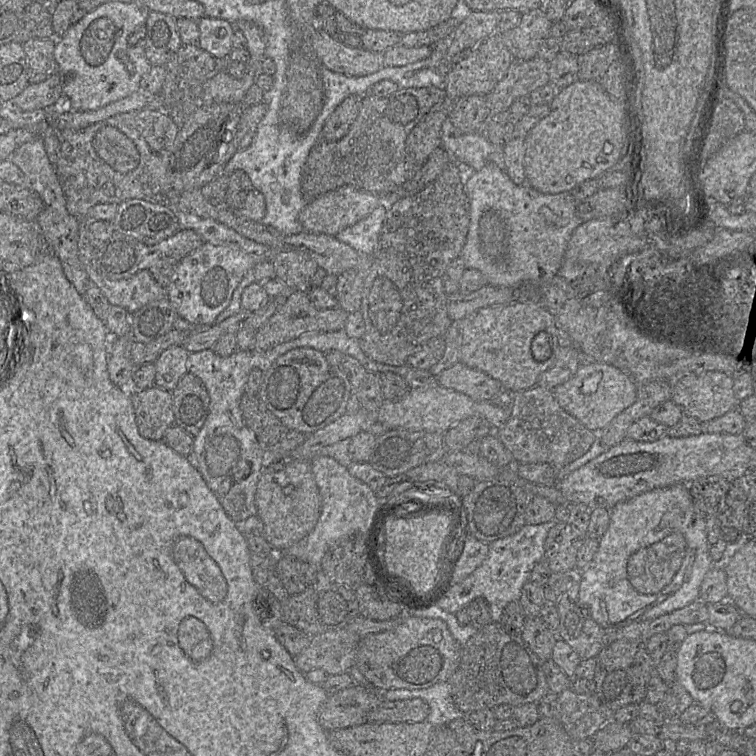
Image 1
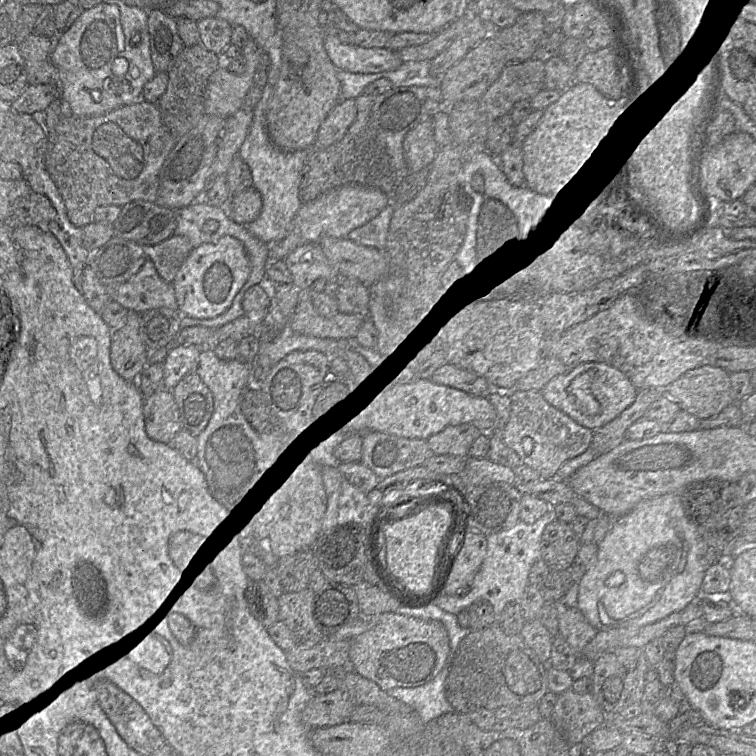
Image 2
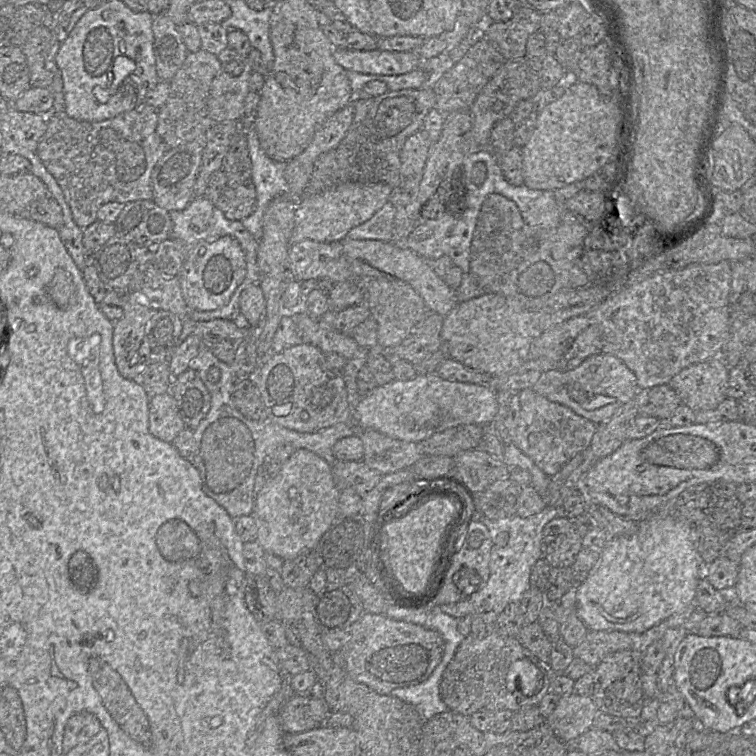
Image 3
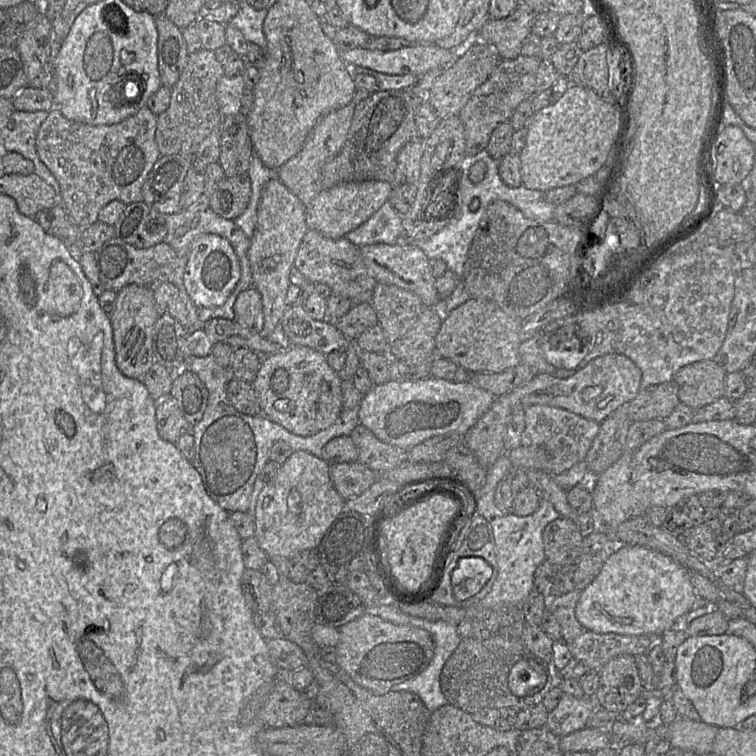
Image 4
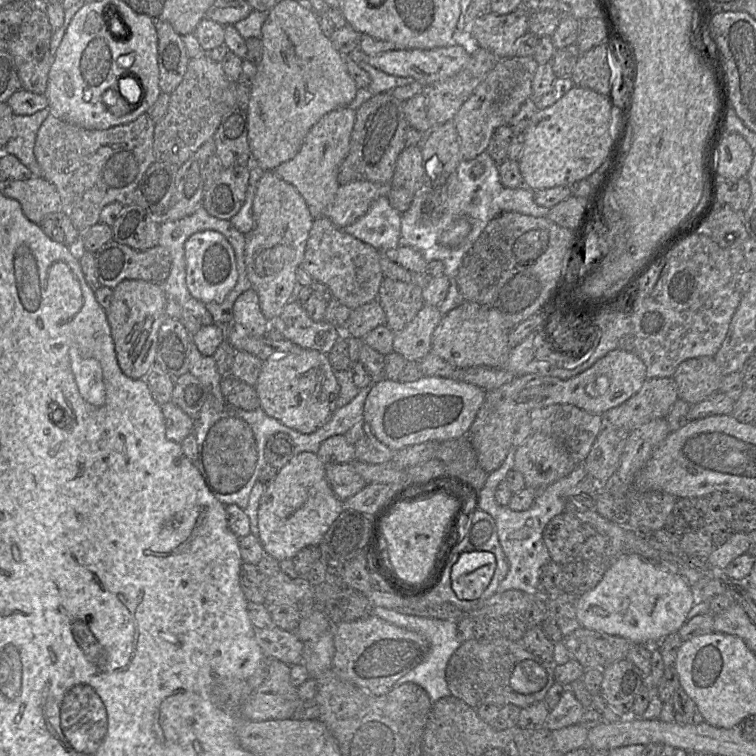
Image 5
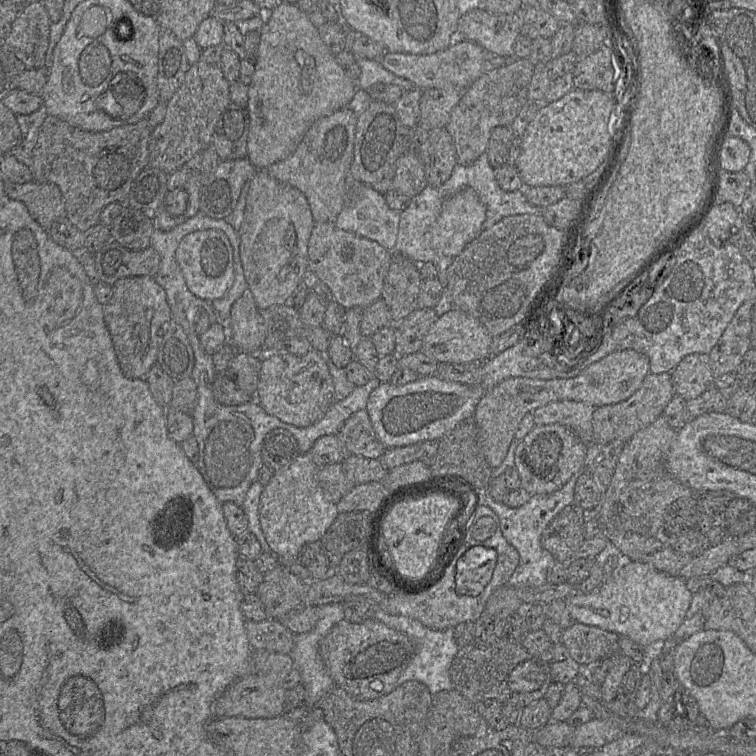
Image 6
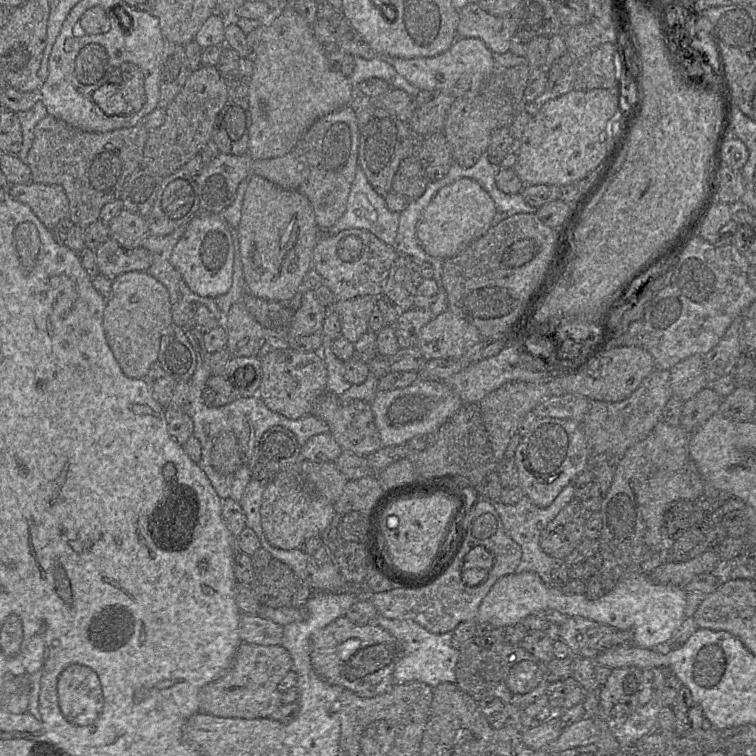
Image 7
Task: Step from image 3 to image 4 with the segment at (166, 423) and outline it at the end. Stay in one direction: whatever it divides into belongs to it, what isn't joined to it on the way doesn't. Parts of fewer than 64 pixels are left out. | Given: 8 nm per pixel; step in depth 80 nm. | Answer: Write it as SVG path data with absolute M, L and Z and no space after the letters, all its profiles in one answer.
M171 394L155 401L158 434L163 440L175 444L180 436L191 431L192 425L183 417Z

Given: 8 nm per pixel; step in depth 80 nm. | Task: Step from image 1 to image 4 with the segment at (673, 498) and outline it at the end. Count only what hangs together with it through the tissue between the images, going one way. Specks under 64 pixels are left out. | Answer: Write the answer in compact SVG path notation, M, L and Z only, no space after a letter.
M617 545L605 555L597 577L580 592L575 616L585 631L662 636L696 604L690 570L671 557L643 546Z

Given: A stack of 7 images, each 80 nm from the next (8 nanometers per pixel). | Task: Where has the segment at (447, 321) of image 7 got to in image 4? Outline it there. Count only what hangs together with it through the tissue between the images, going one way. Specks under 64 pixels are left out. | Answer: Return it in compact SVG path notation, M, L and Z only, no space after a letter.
M469 299L444 313L435 338L436 355L453 361L470 373L500 373L520 364L521 318L510 316L487 299Z

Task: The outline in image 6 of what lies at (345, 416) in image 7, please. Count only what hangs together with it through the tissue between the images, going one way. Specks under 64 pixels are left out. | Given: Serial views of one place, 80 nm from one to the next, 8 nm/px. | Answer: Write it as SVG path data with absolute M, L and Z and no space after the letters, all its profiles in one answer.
M366 410L350 416L337 436L350 455L379 460L387 450L378 439Z

